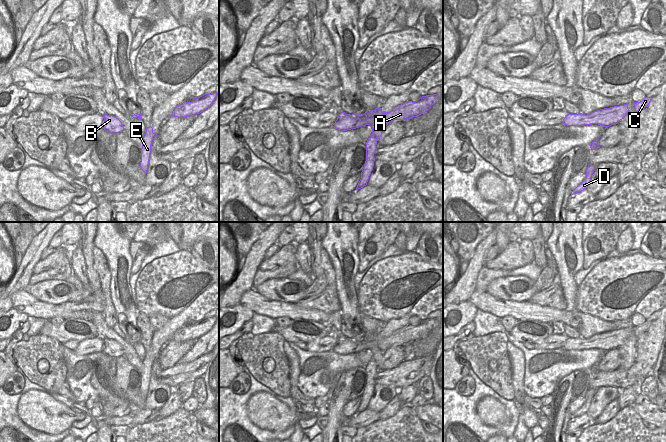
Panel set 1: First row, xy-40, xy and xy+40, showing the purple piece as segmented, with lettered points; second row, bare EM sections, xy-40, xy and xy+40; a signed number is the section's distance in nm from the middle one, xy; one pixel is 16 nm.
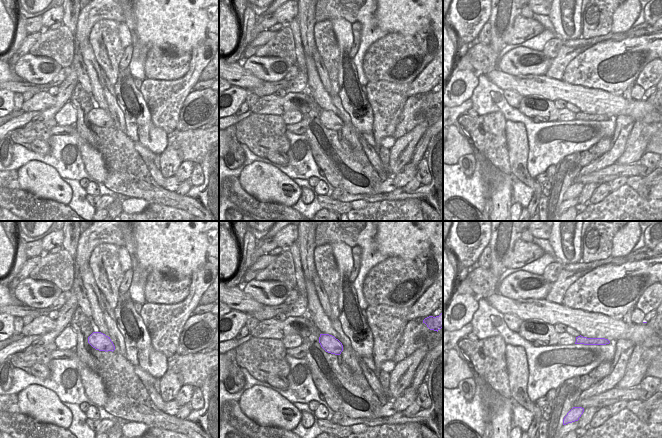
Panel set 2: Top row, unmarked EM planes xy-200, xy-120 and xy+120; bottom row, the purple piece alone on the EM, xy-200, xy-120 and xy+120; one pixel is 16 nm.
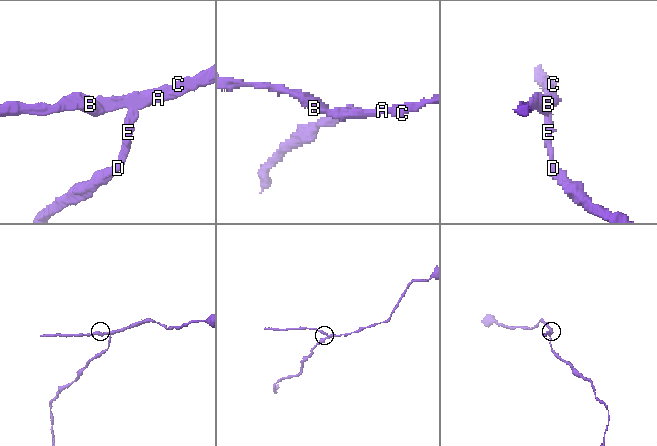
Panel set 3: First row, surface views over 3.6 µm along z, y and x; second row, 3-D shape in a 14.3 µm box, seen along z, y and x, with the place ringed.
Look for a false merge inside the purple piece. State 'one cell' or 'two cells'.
two cells

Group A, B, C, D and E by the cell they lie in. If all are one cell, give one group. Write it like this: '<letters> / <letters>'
A B C / D E

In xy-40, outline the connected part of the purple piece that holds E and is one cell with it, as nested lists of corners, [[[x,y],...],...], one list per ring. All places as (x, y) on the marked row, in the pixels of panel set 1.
[[[151,126],[146,128],[145,134],[143,135],[140,167],[142,171],[145,173],[147,173],[148,170],[148,164],[151,153],[151,144],[156,135],[157,133],[153,132],[153,128]]]

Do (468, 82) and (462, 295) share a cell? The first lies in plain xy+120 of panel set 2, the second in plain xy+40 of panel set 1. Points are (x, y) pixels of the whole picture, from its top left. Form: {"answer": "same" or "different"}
{"answer": "different"}

